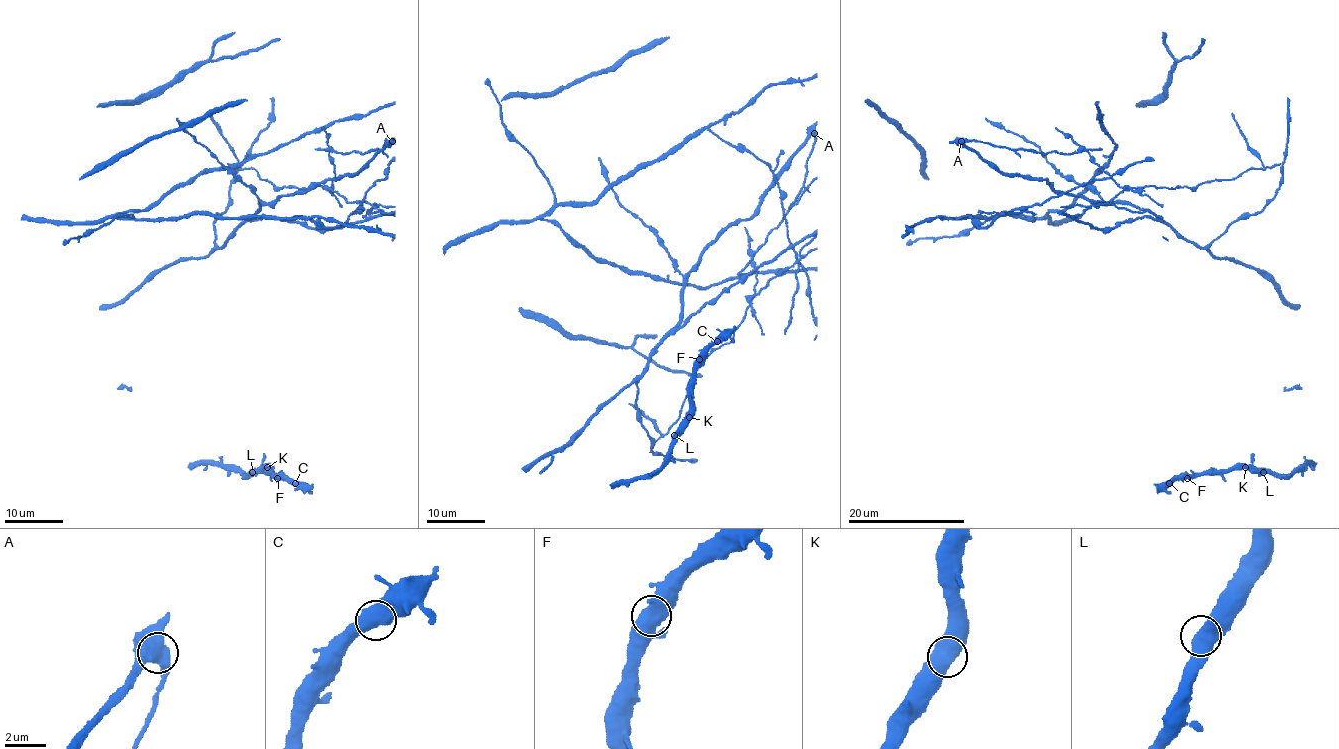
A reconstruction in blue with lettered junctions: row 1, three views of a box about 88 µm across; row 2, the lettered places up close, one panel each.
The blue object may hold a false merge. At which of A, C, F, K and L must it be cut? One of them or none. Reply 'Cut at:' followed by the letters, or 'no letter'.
Cut at: A

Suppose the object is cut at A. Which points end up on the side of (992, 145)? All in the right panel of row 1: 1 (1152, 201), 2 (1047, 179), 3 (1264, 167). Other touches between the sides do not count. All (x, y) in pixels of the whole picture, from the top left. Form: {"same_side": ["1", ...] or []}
{"same_side": ["1", "3"]}

